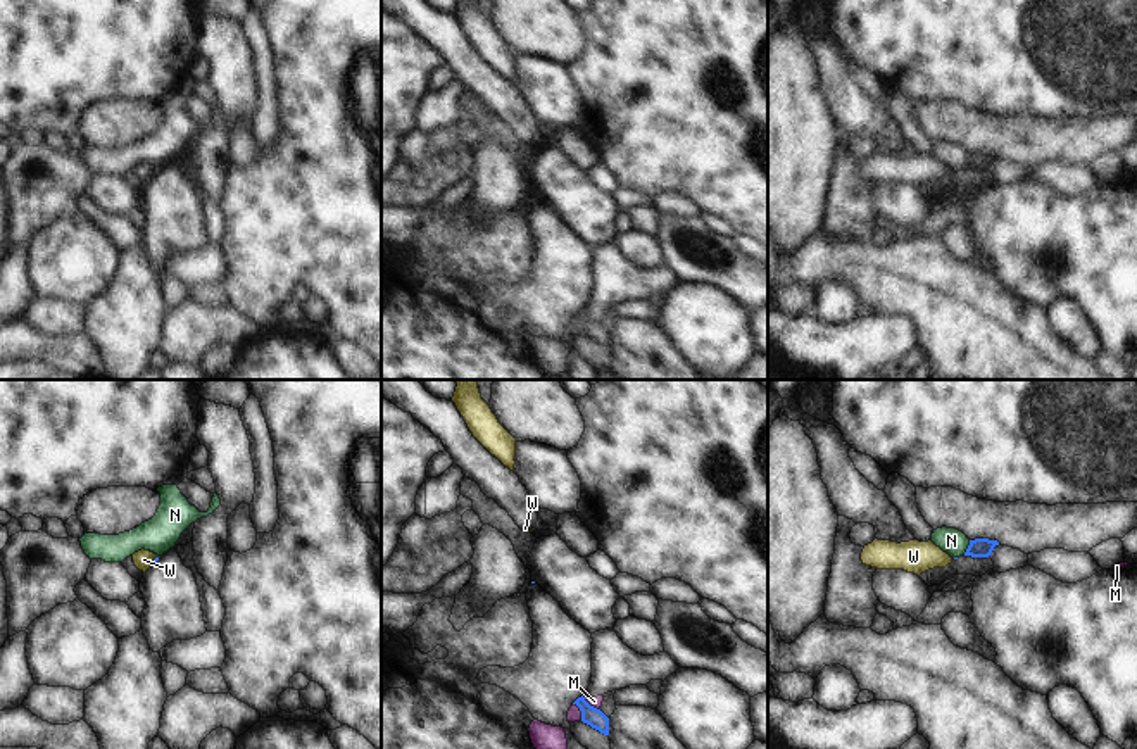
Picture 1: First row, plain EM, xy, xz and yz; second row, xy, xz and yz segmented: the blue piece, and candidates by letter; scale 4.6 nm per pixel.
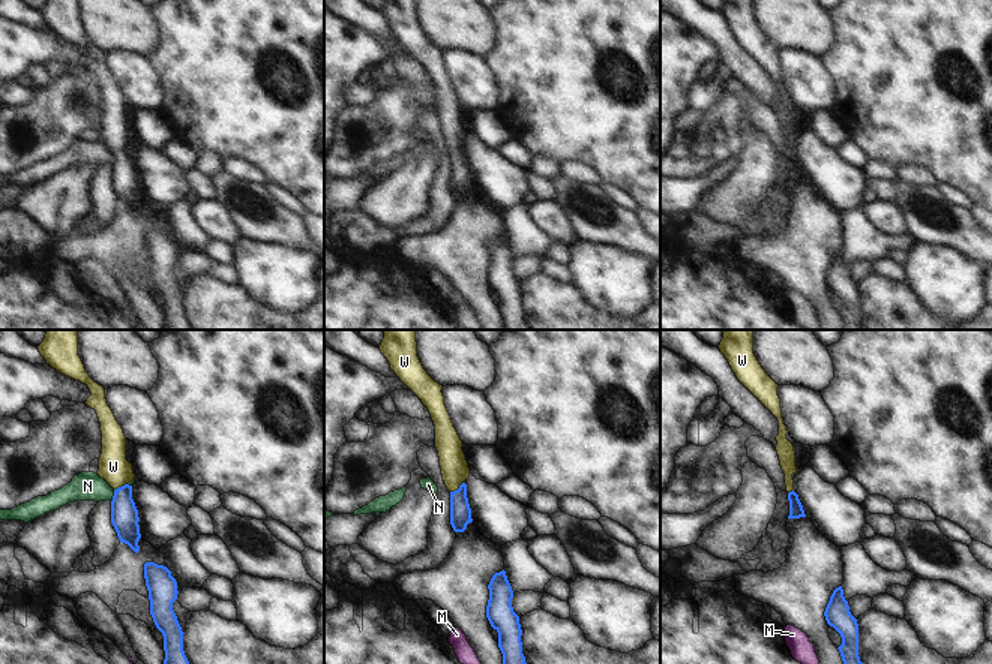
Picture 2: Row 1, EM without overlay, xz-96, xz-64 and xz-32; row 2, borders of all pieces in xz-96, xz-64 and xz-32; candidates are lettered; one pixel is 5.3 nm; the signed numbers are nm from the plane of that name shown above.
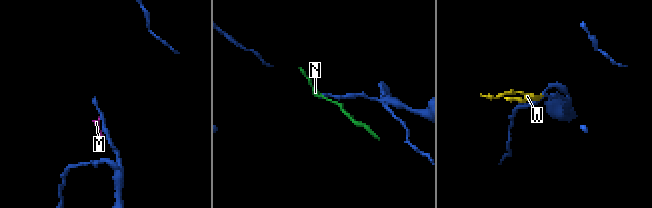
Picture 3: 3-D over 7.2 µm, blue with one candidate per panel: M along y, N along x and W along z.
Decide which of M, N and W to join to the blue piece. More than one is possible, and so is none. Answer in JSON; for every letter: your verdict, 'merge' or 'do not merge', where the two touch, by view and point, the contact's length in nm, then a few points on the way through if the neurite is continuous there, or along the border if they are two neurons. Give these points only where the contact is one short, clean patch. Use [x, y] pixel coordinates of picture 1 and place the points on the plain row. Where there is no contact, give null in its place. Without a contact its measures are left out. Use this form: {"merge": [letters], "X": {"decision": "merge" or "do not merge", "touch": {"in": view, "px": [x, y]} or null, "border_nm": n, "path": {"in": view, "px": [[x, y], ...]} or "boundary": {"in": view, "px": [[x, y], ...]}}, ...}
{"merge": ["W"], "M": {"decision": "do not merge", "touch": {"in": "xz", "px": [589, 318]}, "border_nm": 110, "boundary": {"in": "xz", "px": [[582, 309], [599, 323]]}}, "N": {"decision": "do not merge", "touch": {"in": "yz", "px": [968, 161]}, "border_nm": 80, "boundary": {"in": "yz", "px": [[970, 154], [963, 168]]}}, "W": {"decision": "merge", "touch": {"in": "xy", "px": [154, 173]}, "border_nm": 40, "path": {"in": "xy", "px": [[156, 173], [154, 173], [144, 173]]}}}

